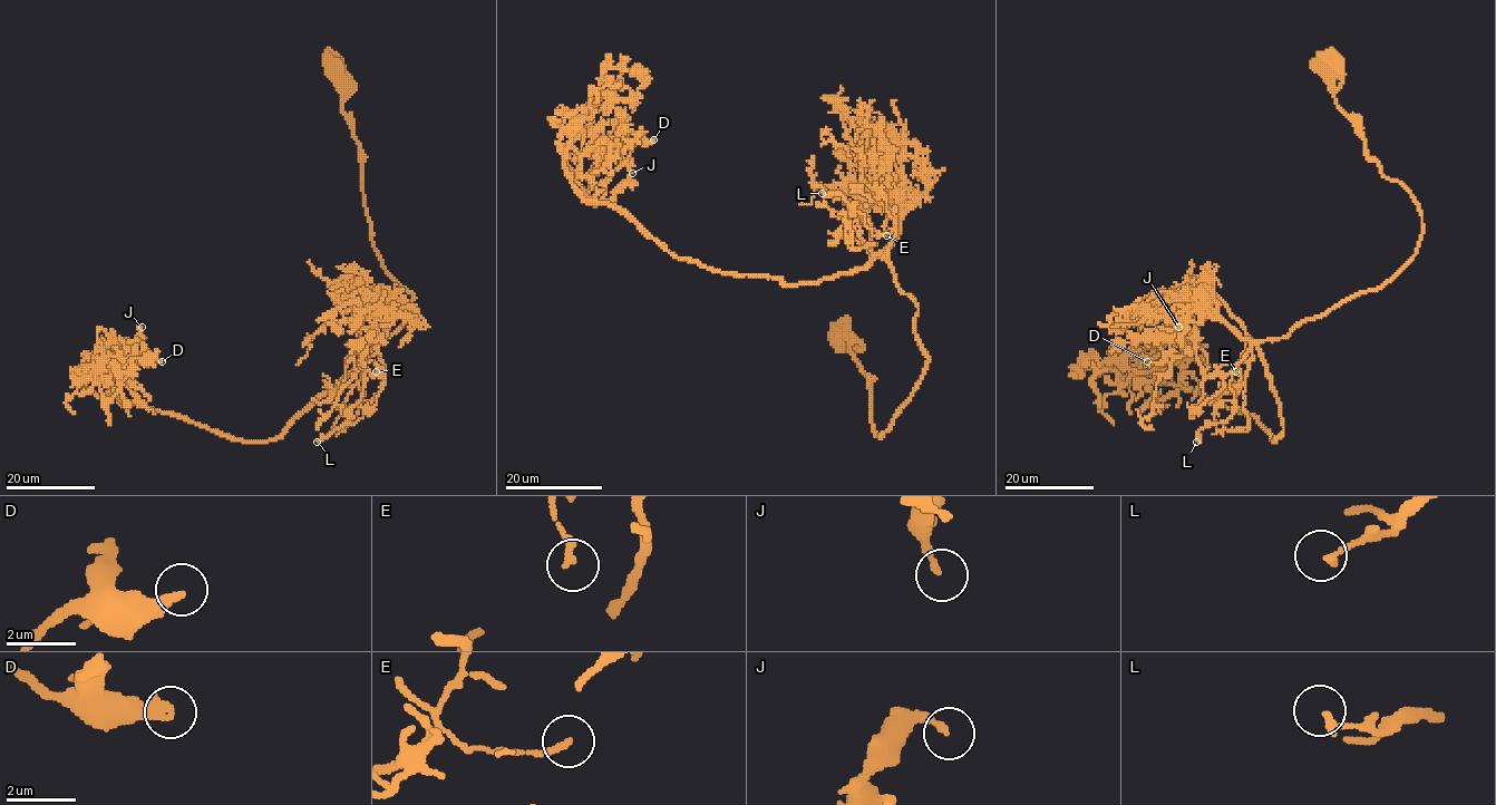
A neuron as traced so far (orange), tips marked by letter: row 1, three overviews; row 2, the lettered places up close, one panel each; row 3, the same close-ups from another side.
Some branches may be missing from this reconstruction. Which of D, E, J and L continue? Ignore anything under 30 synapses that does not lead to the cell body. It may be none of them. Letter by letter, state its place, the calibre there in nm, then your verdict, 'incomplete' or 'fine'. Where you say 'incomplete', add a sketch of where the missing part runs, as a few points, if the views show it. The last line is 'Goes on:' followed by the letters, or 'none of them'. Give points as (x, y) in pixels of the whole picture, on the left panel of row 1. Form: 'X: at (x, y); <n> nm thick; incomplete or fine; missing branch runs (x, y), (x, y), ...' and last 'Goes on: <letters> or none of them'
D: at (162, 361); 360 nm thick; fine
E: at (376, 371); 190 nm thick; fine
J: at (142, 327); 200 nm thick; fine
L: at (317, 442); 190 nm thick; fine
Goes on: none of them

